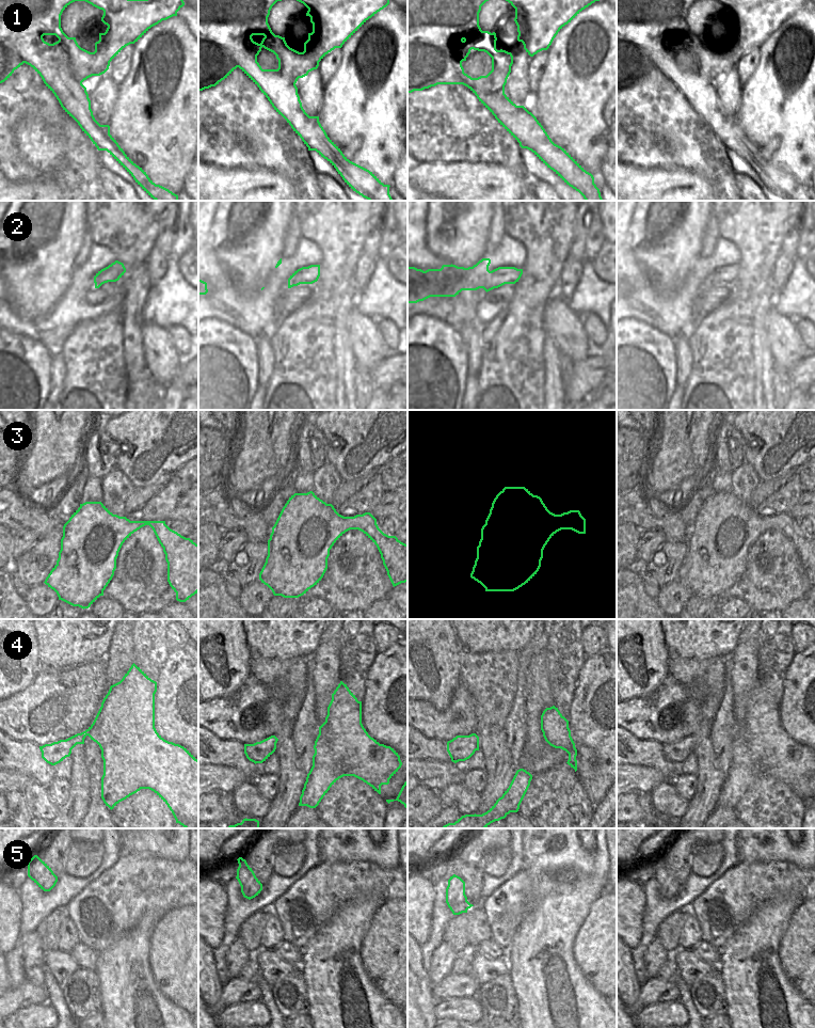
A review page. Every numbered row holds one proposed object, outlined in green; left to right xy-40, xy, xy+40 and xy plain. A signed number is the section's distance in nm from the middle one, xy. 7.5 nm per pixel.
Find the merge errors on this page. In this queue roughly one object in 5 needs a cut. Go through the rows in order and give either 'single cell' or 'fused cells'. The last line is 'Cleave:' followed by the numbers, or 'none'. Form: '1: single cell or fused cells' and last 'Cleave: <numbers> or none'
1: fused cells
2: single cell
3: single cell
4: single cell
5: single cell
Cleave: 1

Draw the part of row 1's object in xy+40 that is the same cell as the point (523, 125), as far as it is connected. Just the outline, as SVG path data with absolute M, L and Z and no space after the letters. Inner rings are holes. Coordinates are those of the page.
M524 106L512 114L495 116L498 123L520 143L531 151L566 185L578 191L586 201L603 201L594 177L587 172L564 148L555 144L537 117Z

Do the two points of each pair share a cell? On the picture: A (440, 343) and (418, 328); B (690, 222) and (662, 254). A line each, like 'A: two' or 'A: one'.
A: one
B: one

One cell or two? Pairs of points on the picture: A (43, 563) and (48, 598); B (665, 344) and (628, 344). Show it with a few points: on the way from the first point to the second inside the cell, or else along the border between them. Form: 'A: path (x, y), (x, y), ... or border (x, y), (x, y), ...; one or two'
A: border (43, 582), (29, 587); two
B: path (656, 344), (637, 344); one

